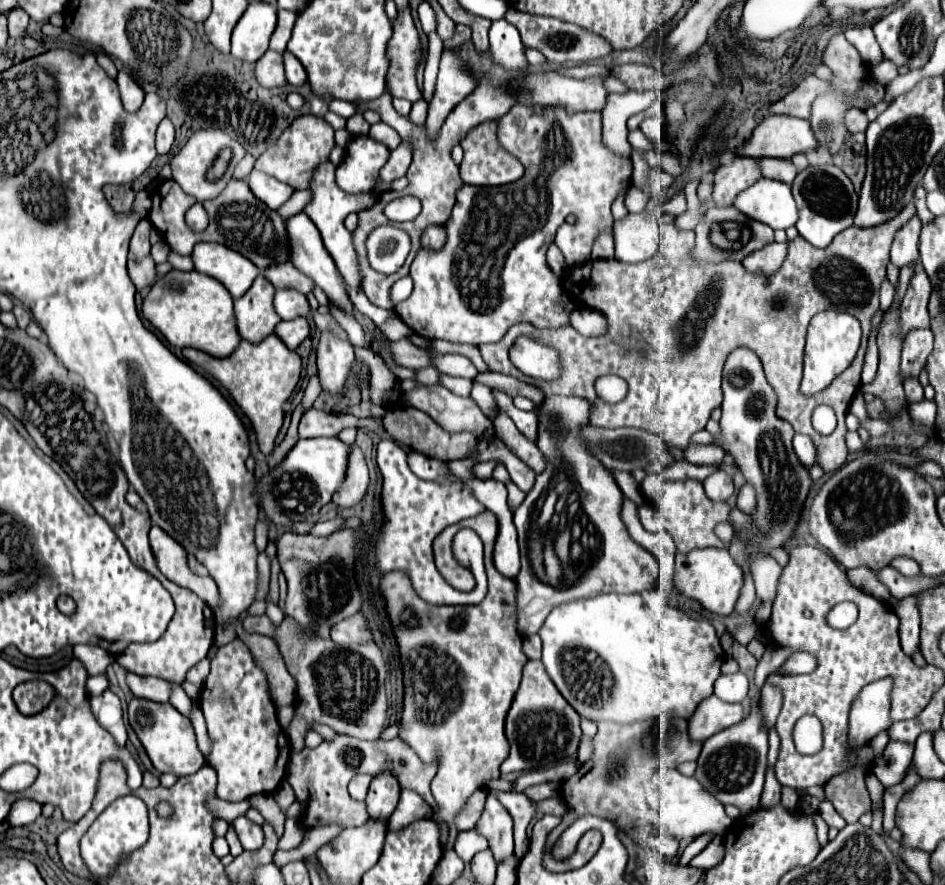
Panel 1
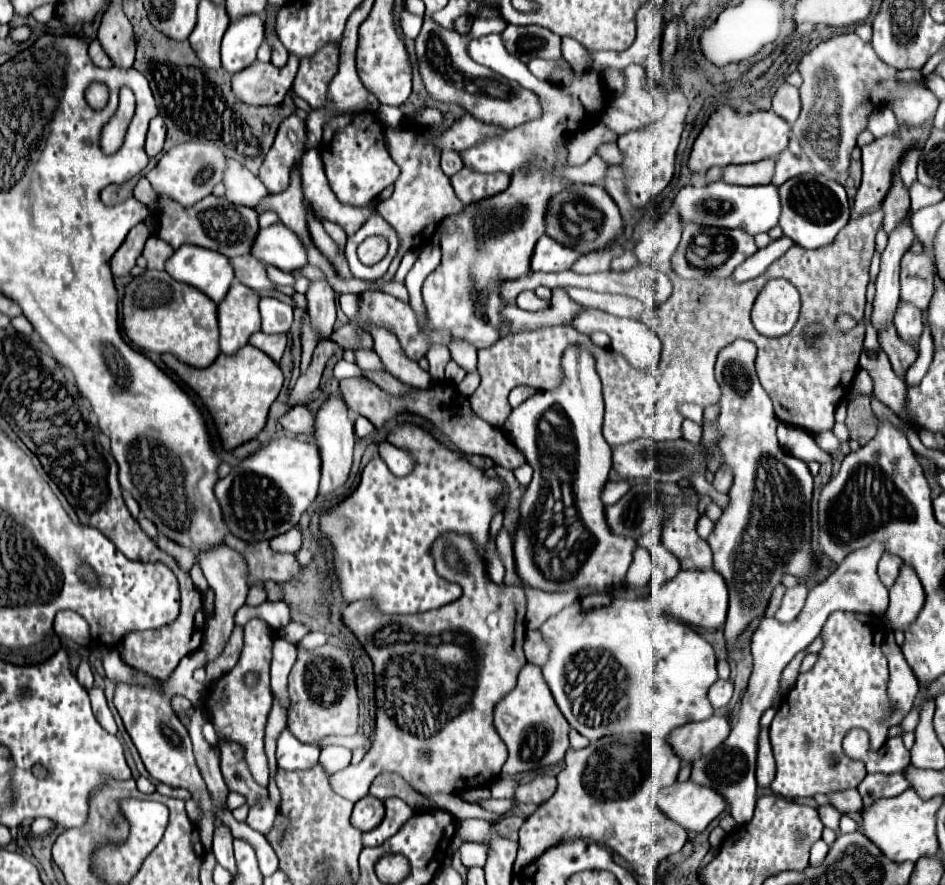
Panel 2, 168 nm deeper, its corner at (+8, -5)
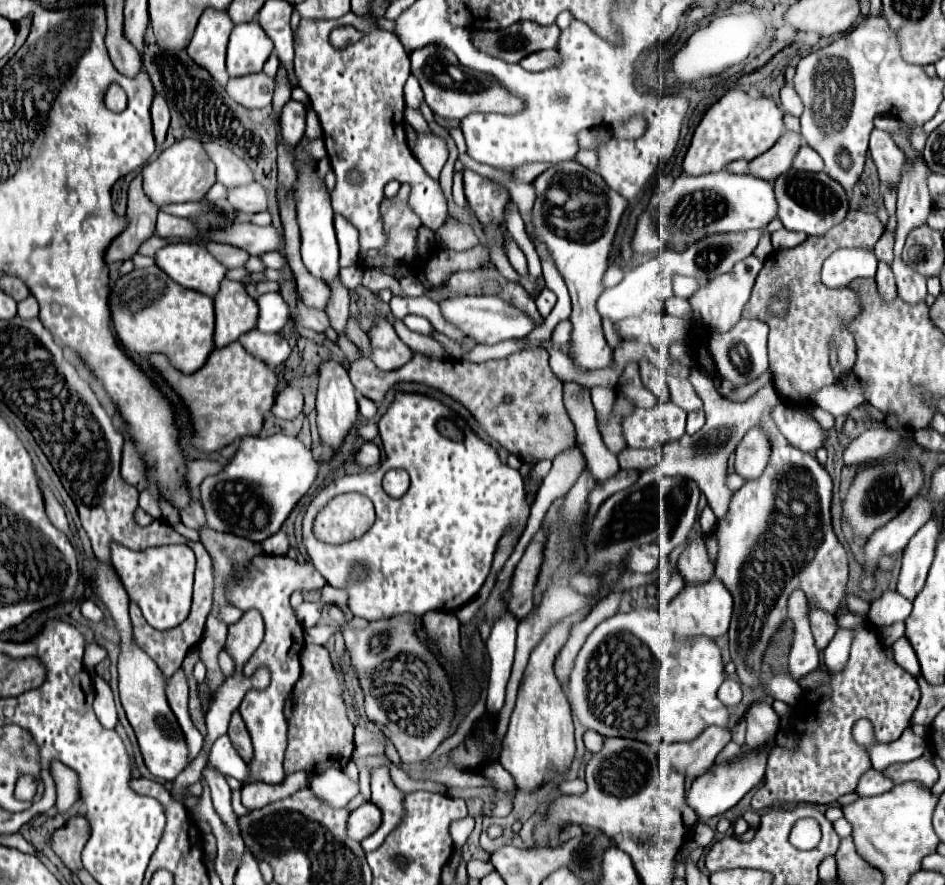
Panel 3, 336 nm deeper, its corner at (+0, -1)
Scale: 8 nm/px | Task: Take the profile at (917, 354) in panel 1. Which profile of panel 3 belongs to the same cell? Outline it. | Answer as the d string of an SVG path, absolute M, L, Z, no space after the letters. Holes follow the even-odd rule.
M895 257L891 269L895 273L899 297L903 301L907 301L911 305L925 301L925 297L927 297L927 285L925 285L925 277L923 275L919 275L917 271L911 271L911 267L905 265L899 257Z

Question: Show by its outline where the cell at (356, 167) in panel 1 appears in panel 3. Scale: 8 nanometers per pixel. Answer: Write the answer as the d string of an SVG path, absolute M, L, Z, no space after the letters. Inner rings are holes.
M347 13L329 21L301 21L295 39L295 73L299 87L305 89L311 99L311 107L321 117L327 155L331 167L335 167L337 185L331 193L333 211L349 219L361 233L357 267L361 271L381 271L391 277L417 275L413 267L401 265L389 255L379 255L375 259L367 257L369 249L383 251L383 247L387 247L387 233L383 233L383 217L379 205L383 201L383 187L389 181L411 183L411 187L415 187L415 195L419 199L417 209L425 227L435 231L447 217L447 199L439 187L439 181L427 175L427 171L419 165L407 147L403 121L403 85L411 73L411 63L403 51L403 45L393 33L383 29L379 31L371 21L361 19L355 13ZM343 25L365 31L367 37L351 43L349 47L335 49L329 41L329 35L333 29ZM351 171L361 175L359 183L349 181ZM343 185L349 185L345 187L347 199L343 199Z

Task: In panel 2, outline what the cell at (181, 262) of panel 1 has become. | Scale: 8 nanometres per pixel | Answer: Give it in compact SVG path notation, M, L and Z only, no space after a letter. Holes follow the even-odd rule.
M151 235L147 239L143 249L143 257L147 259L147 269L161 271L165 267L165 261L169 255L173 255L173 249L169 247L169 243L159 239L157 235Z

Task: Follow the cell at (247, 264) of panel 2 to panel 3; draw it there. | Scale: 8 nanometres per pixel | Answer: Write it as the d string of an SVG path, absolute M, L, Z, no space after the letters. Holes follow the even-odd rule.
M207 243L207 249L215 255L215 259L219 259L219 263L223 263L227 269L235 269L235 267L245 267L247 259L251 255L247 255L247 251L227 245L227 243Z

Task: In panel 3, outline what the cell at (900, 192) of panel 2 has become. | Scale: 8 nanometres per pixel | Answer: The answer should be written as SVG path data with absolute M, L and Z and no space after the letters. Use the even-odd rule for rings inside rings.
M881 129L871 133L869 151L871 151L871 157L873 157L875 165L877 165L881 187L883 189L897 189L903 167L907 163L905 153L893 143L891 135L881 131Z

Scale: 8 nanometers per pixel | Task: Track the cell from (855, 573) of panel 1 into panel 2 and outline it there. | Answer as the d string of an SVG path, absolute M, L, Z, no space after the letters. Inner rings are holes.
M873 541L871 545L859 551L853 551L839 563L837 571L833 571L823 583L815 585L809 591L807 603L795 621L779 623L777 619L761 619L761 625L753 633L751 653L753 653L755 665L749 677L747 693L741 701L739 723L731 729L729 737L723 741L721 747L705 755L705 759L697 759L693 763L693 773L691 773L691 779L695 783L711 787L719 791L721 795L725 795L731 809L731 817L739 825L749 823L755 809L755 801L757 801L755 757L757 757L759 719L763 711L773 705L773 701L783 697L783 691L779 685L783 669L797 655L797 651L813 643L813 639L821 633L823 623L833 611L855 611L855 613L865 613L865 615L883 615L887 611L887 603L889 603L887 587L879 581L879 575L877 575L877 563L883 553L885 553L885 545L879 541Z

